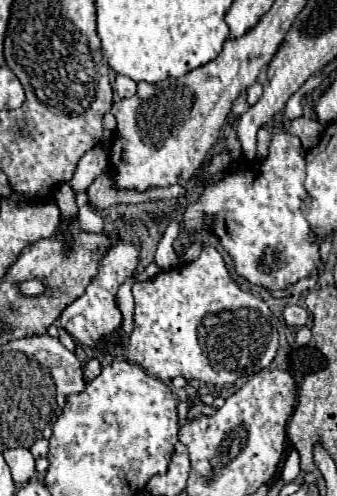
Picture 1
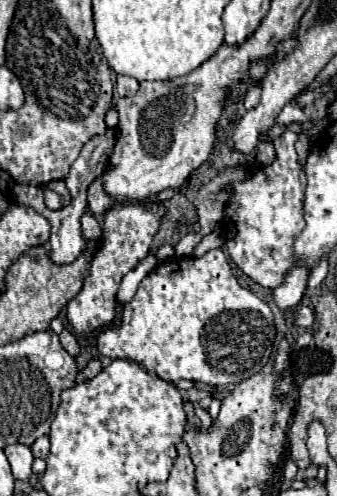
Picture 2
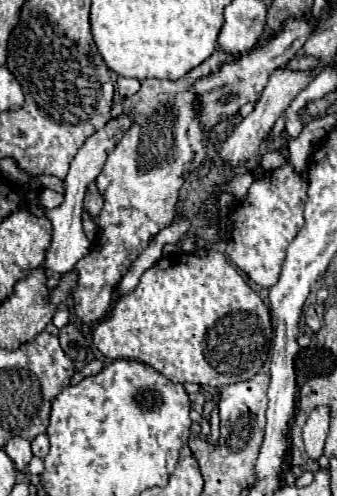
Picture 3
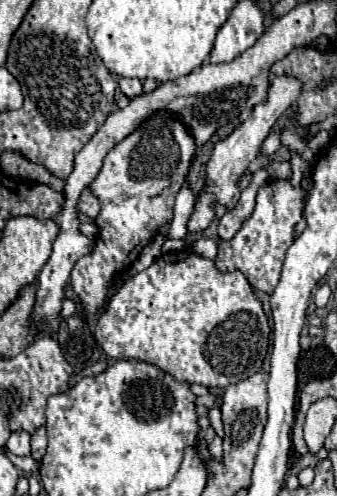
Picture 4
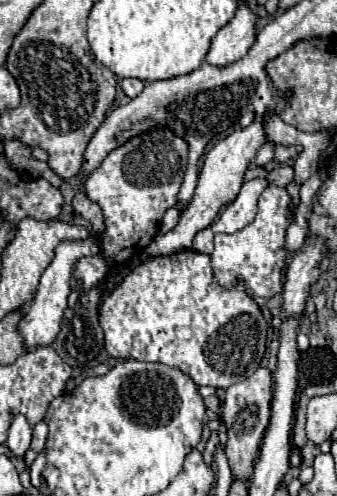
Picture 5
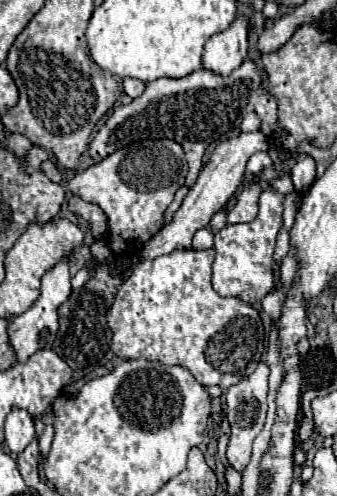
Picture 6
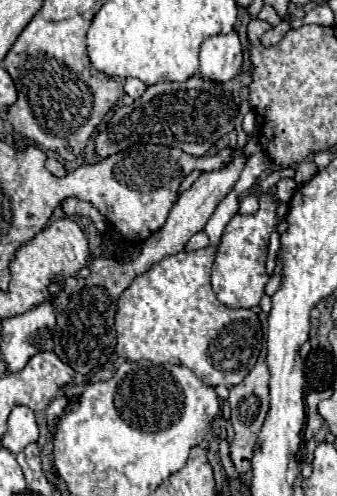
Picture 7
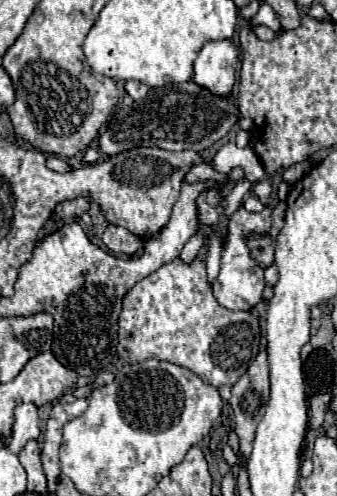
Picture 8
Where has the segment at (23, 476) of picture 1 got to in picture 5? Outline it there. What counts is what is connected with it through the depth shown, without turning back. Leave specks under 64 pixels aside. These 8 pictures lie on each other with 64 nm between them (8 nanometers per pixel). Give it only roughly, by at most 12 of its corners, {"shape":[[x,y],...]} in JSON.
{"shape":[[14,414],[6,440],[14,456],[30,448],[32,428],[22,414]]}

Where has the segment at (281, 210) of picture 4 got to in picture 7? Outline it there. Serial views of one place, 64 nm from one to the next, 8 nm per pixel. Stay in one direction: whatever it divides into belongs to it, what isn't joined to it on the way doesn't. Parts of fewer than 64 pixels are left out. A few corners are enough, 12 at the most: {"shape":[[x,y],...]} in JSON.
{"shape":[[276,200],[234,214],[212,268],[228,308],[254,308],[268,282]]}

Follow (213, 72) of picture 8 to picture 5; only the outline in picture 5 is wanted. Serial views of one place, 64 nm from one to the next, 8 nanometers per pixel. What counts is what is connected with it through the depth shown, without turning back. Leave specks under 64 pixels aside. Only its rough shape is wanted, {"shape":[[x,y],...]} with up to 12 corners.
{"shape":[[248,6],[212,38],[206,62],[230,66],[256,38]]}

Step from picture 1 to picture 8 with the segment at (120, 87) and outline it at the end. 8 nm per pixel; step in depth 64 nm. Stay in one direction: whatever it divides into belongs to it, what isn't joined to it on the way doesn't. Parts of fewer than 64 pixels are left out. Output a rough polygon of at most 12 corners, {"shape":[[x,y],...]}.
{"shape":[[128,80],[126,92],[134,100],[148,96],[150,88],[142,82]]}

